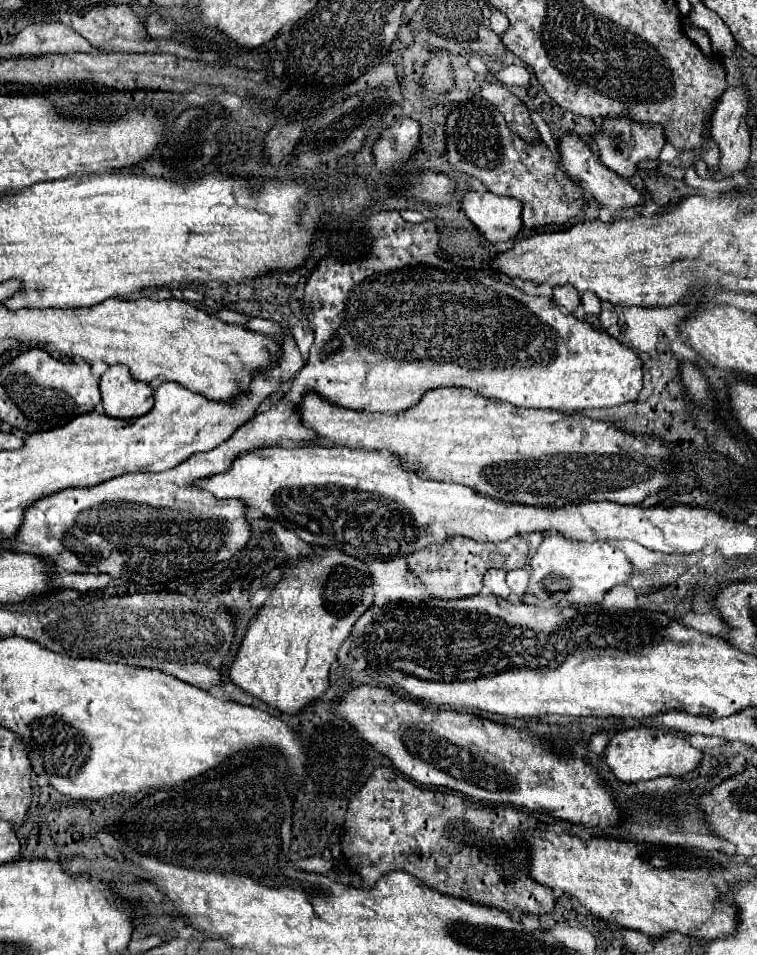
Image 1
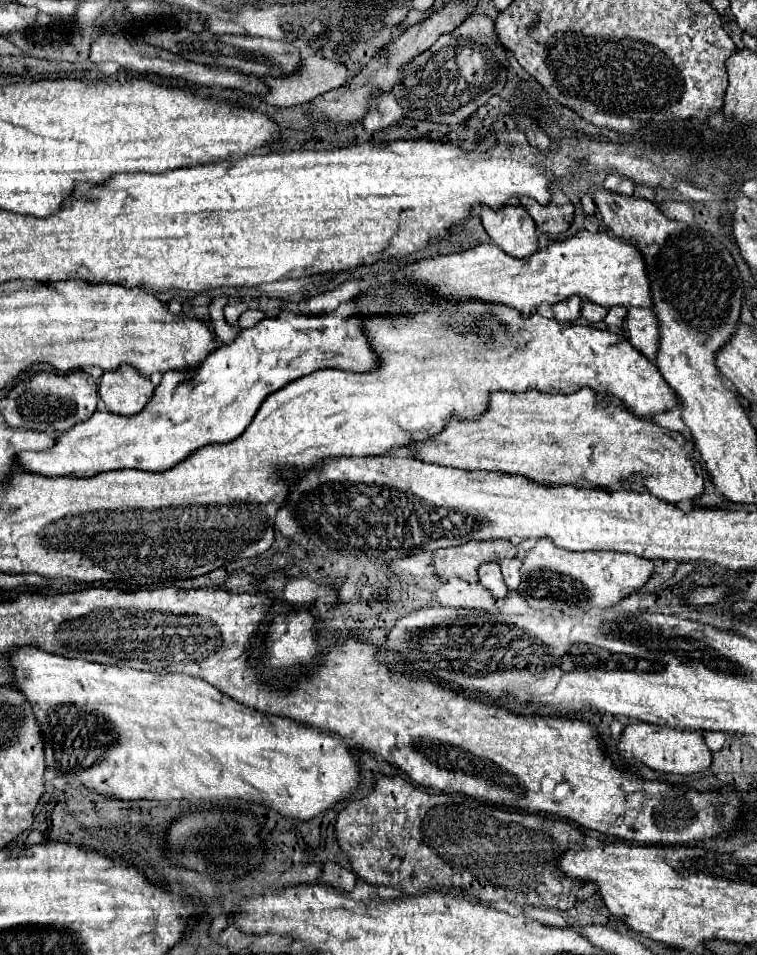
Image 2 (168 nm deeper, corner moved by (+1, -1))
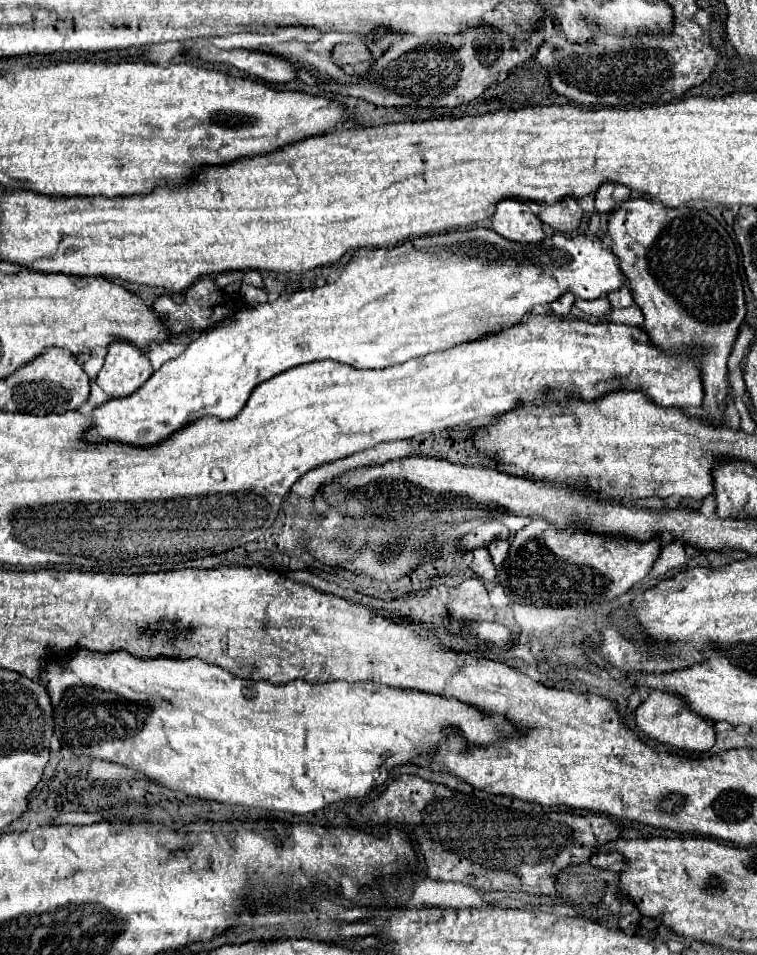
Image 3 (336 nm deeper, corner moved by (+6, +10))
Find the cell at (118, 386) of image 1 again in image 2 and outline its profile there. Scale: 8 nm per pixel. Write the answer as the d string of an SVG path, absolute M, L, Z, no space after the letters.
M123 365L117 371L107 371L99 383L99 397L115 415L137 415L153 395L153 383L139 377L133 367Z

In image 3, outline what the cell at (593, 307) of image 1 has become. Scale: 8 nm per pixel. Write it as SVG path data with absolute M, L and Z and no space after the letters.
M600 296L600 298L590 300L590 302L576 300L576 308L582 310L584 314L588 314L588 316L594 316L594 318L600 318L600 320L604 320L610 314L610 310L612 310L612 306L610 306L606 296Z

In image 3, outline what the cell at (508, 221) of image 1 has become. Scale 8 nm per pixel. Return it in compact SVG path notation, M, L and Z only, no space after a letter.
M502 200L492 216L492 228L514 242L542 242L546 238L542 220L532 212L528 202Z

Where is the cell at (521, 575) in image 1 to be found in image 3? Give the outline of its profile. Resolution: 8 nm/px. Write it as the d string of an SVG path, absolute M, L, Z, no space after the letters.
M492 540L492 542L490 542L488 550L490 550L492 562L494 562L496 566L500 566L500 564L504 562L504 558L506 558L506 554L508 554L508 548L510 548L508 540Z

